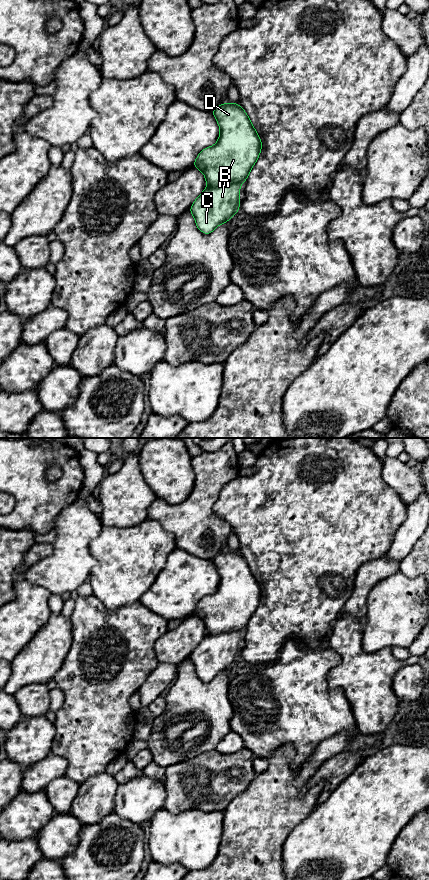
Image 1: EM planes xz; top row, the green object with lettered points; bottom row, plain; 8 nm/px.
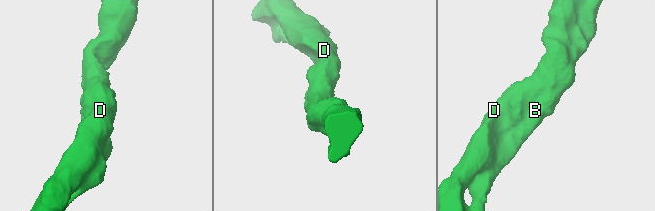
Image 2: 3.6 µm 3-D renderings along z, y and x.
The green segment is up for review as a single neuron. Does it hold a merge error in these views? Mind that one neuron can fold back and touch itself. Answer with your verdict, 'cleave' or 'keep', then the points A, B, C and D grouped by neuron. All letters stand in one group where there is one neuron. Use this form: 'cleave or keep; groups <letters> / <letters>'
keep; groups A B C D

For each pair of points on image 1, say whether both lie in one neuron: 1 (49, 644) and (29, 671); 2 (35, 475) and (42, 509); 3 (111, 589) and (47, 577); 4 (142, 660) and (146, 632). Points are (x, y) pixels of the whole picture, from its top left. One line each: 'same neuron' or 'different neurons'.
1: same neuron
2: same neuron
3: different neurons
4: same neuron

